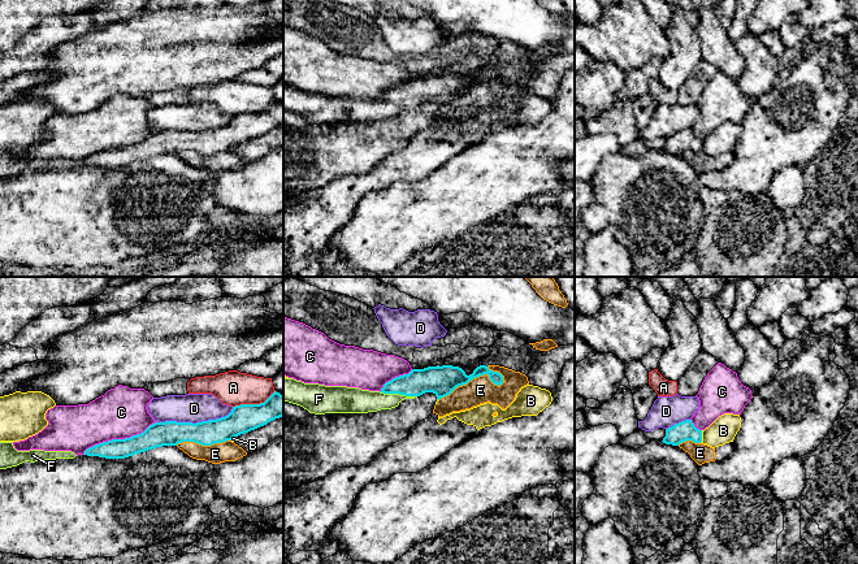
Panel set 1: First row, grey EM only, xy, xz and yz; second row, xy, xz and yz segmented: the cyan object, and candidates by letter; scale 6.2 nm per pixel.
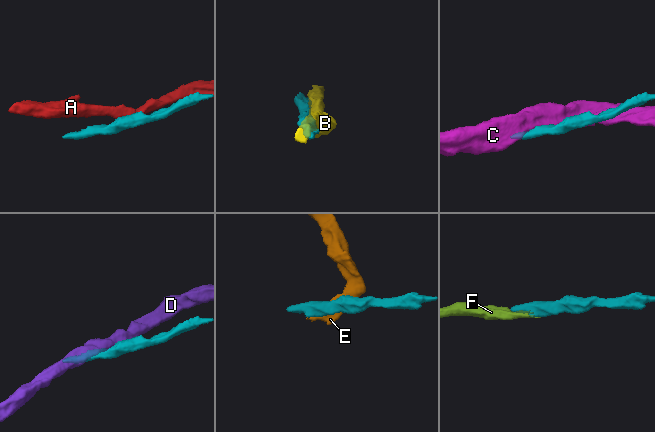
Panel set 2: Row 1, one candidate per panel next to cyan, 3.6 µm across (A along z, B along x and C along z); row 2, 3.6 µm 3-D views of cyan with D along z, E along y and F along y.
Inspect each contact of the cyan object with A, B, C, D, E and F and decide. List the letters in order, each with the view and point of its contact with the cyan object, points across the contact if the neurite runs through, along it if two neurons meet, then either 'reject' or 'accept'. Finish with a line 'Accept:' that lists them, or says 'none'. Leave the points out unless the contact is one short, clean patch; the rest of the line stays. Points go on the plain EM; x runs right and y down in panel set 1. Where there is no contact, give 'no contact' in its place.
A: contact xy (254, 113); border xy (274, 99), (263, 111), (241, 112), (233, 116); reject
B: contact yz (701, 146); reject
C: contact xy (118, 148); reject
D: contact xy (196, 131); reject
E: contact xz (473, 86); reject
F: contact xz (398, 102); way xz (436, 89), (417, 90), (398, 102), (386, 108), (359, 109); accept
Accept: F

